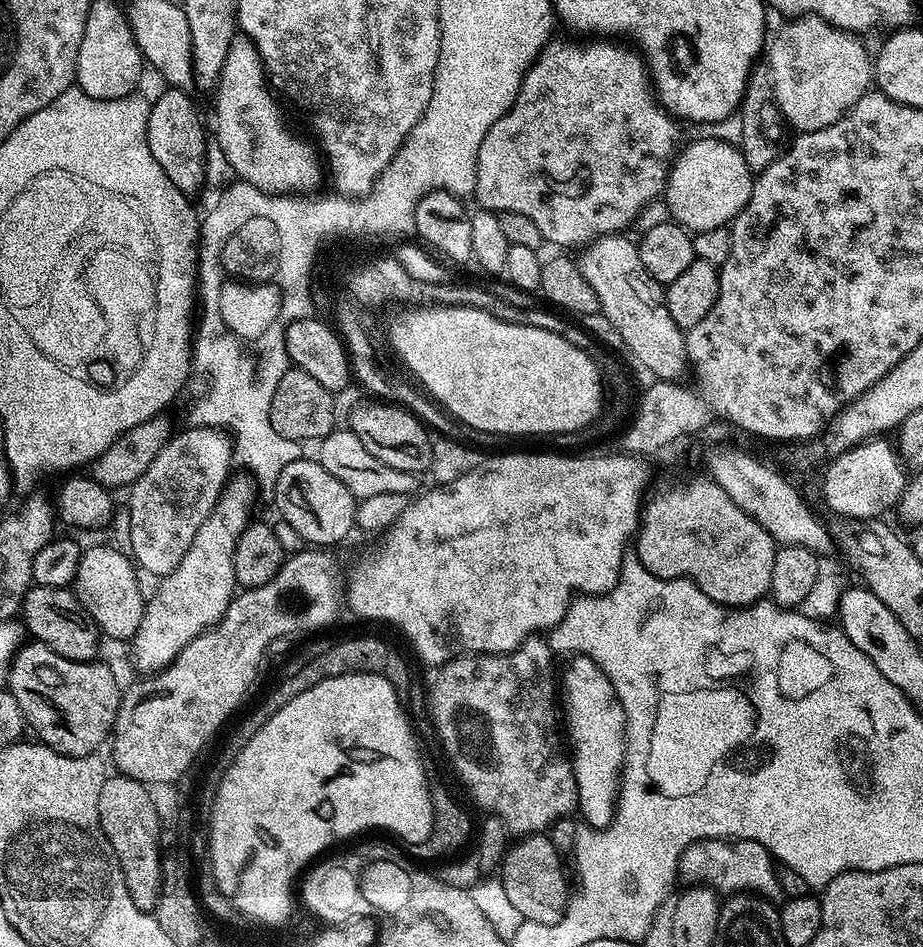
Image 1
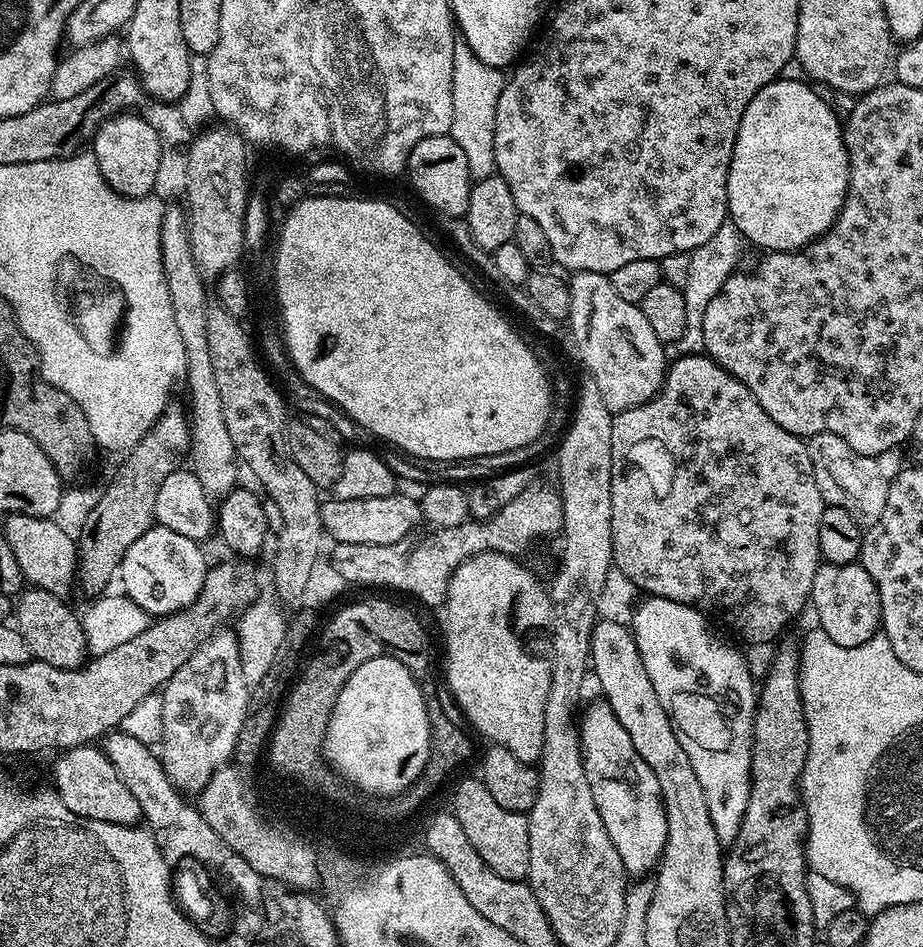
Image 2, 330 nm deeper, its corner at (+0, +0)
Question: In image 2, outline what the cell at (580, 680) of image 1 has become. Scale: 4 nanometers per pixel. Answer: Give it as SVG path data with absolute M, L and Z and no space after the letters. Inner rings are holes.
M606 702L599 703L590 705L584 712L584 721L581 719L578 724L581 749L596 748L596 753L585 759L584 769L588 777L594 778L602 822L610 834L610 842L614 842L622 858L625 873L652 870L664 854L668 833L658 778L654 778L654 770L650 770L650 766L642 762L638 750L634 750L634 744L626 730L622 730L614 710L610 710Z

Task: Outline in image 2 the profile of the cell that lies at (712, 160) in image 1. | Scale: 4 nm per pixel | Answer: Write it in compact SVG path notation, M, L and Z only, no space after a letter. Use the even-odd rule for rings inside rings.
M777 78L772 83L762 86L754 98L750 98L750 106L746 106L746 114L742 114L742 122L738 126L738 138L734 142L732 161L728 167L728 215L731 223L735 224L741 237L758 247L769 252L796 252L804 248L818 237L828 231L828 227L835 222L840 207L844 205L844 199L848 193L848 151L844 145L844 125L841 117L836 117L836 112L828 108L828 104L812 88L799 84L796 80L784 80Z

